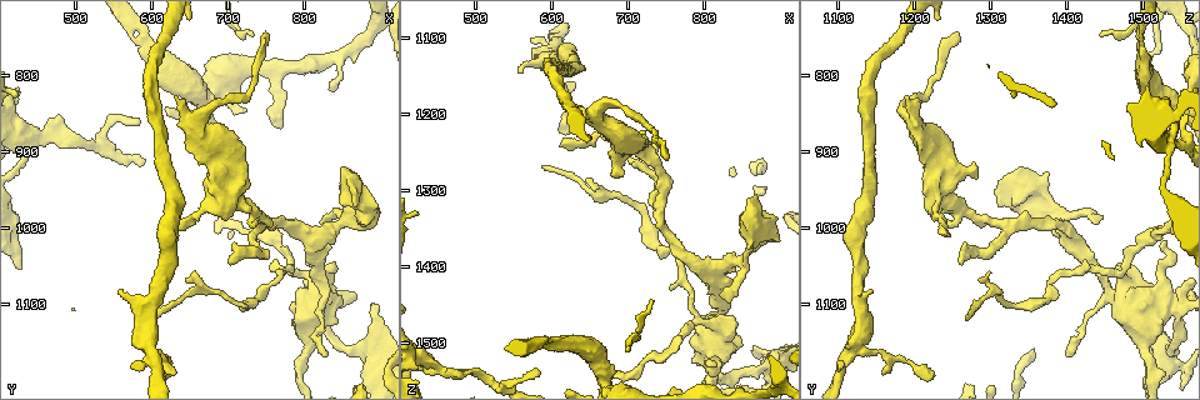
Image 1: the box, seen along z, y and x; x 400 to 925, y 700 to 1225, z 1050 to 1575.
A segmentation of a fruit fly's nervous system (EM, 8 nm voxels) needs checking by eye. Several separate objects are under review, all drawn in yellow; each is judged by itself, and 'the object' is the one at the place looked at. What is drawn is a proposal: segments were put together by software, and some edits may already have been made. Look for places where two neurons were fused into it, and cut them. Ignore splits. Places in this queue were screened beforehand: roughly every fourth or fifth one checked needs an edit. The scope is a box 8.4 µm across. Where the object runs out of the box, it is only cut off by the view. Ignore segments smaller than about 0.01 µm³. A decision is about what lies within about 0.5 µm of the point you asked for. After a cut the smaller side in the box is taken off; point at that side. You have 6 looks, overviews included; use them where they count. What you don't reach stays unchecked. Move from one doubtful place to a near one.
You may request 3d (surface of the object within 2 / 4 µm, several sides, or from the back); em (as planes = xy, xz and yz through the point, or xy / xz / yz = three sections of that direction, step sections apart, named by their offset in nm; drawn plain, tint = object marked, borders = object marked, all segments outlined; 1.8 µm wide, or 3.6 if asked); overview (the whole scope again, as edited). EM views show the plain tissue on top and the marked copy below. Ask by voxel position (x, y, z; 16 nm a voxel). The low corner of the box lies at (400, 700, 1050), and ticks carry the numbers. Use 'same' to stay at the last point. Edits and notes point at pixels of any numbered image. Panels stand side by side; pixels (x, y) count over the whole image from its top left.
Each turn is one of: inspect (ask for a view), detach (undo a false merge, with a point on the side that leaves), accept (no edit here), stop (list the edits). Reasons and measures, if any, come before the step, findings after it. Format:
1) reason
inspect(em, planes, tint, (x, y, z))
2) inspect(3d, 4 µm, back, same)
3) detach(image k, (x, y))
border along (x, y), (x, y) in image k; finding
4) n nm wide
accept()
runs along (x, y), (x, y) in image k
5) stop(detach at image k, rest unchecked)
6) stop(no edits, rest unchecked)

thick turns thin
inspect(3d, 2 µm, (585, 745, 1495))

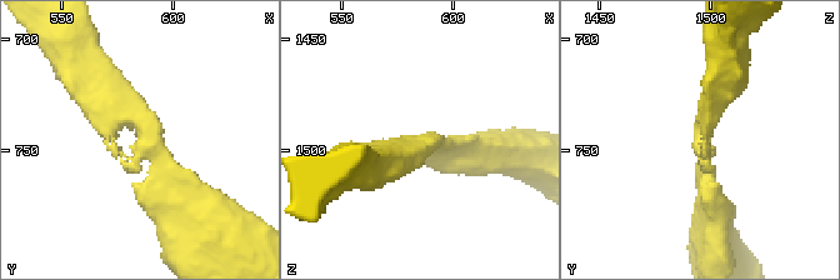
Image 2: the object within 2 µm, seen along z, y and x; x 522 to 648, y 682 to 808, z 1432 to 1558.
inspect(em, yz, step 8, tint, (588, 747, 1496))

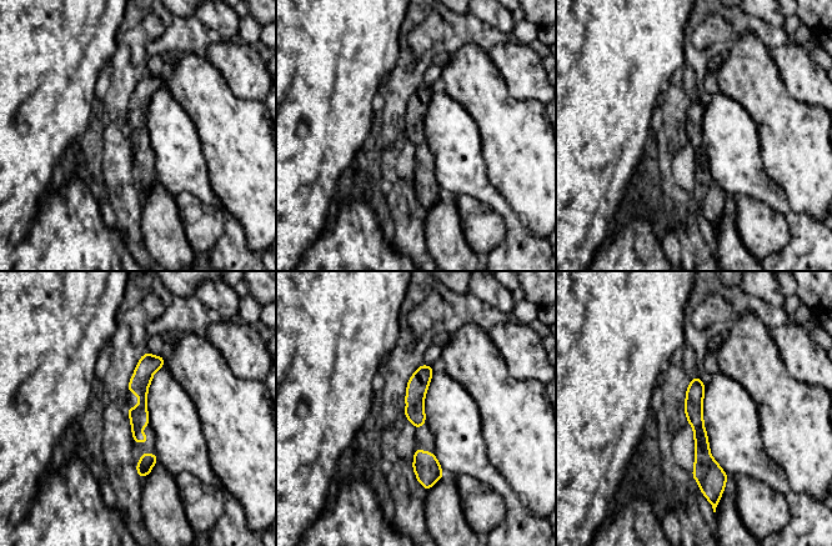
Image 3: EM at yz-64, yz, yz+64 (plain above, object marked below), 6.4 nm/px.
accept()
runs along (695, 381), (695, 419), (706, 485) in image 3; all the same neuron

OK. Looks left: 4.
thin neck
inspect(3d, 2 µm, (435, 895, 1530))

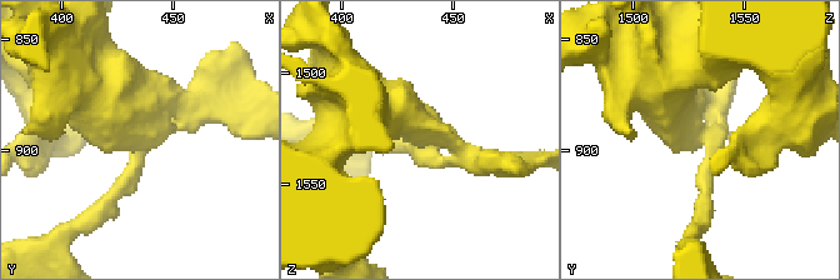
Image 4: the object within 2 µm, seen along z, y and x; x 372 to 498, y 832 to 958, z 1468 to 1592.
3 arms; need the tissue
inspect(em, planes, borders, (434, 897, 1531))

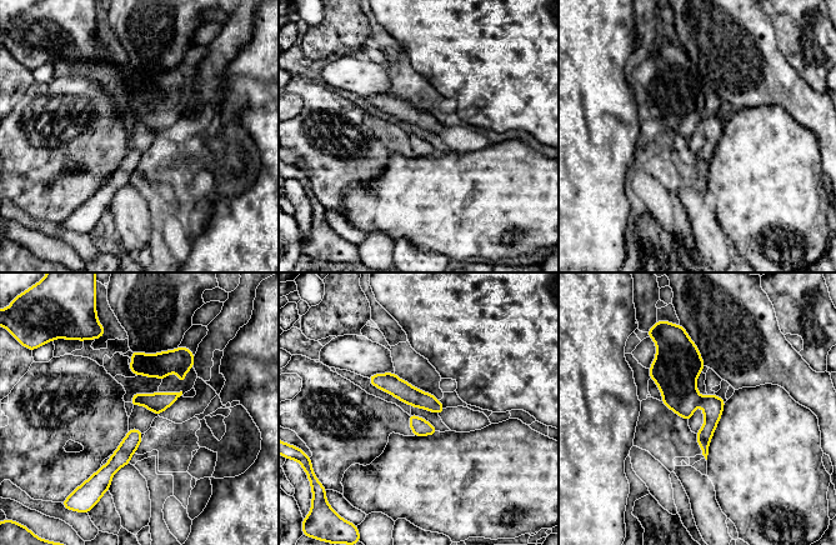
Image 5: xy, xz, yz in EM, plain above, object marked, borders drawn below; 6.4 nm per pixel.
detach(image 5, (712, 405))
the part that leaves runs along (712, 398), (705, 451) in image 5; two neurons meet here

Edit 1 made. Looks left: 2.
inspect(em, 3.6 µm, planes, tint, (825, 1135, 1550))

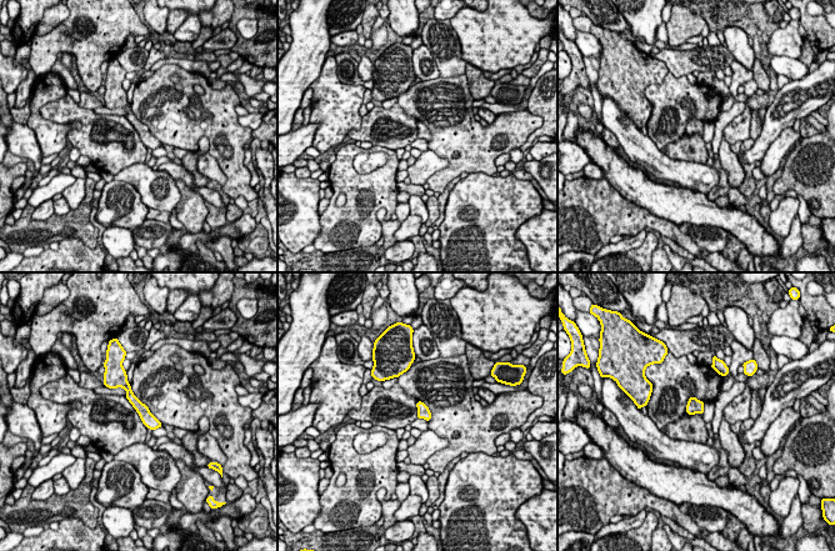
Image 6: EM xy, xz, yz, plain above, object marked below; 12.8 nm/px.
accept()
runs along (119, 382), (155, 425) in image 6; one neuron here

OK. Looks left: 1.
stop(detach at image 5, rest unchecked)

